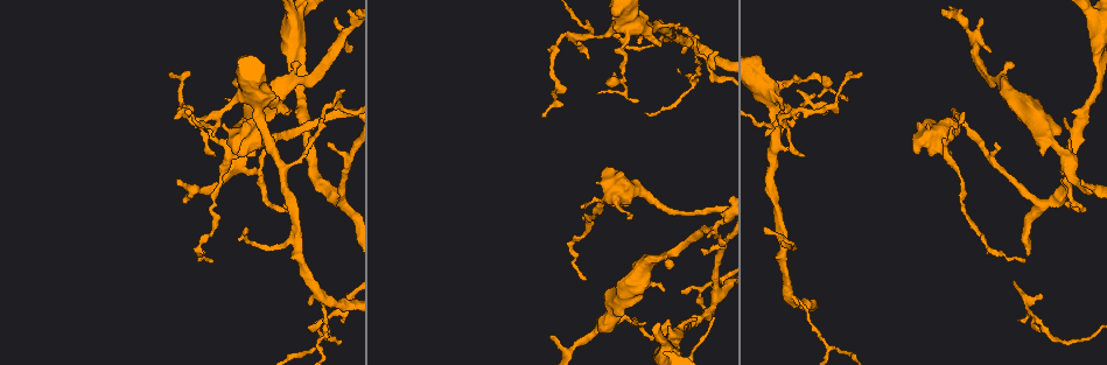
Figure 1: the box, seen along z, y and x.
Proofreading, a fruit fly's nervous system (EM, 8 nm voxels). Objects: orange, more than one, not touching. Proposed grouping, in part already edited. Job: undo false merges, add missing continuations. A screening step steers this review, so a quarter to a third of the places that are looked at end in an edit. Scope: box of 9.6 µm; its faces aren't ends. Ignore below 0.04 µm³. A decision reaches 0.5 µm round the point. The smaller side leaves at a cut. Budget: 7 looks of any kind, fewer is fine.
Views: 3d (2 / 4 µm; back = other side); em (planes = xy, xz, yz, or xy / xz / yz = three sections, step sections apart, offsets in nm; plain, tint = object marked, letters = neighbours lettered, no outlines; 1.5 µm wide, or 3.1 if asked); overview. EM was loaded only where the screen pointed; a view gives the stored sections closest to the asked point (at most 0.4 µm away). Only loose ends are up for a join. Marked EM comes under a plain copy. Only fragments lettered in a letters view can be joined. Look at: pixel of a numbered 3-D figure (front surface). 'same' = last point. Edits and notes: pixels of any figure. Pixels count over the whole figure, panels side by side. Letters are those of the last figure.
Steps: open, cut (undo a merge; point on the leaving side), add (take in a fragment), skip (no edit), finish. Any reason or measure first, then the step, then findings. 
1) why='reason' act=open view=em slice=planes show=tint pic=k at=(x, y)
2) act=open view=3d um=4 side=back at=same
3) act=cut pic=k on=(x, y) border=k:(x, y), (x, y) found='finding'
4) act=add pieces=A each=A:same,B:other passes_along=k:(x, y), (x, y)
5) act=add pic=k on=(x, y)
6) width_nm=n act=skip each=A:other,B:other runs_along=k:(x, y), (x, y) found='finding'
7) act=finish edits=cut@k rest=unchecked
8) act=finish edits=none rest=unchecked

why='thin end' act=open view=3d um=4 pic=1 at=(1025, 261)

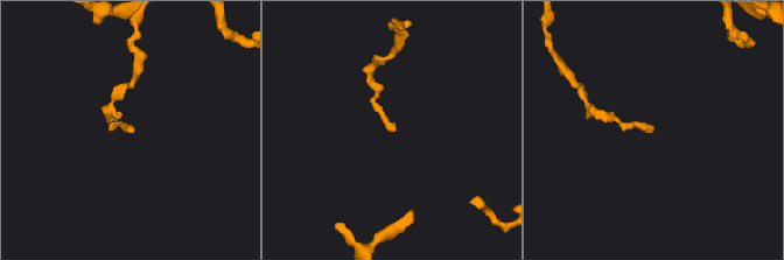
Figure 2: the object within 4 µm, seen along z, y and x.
act=open view=em slice=planes show=letters pic=2 at=(131, 132)

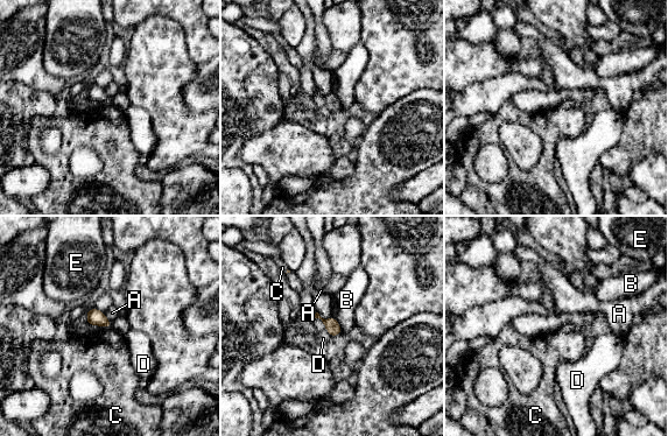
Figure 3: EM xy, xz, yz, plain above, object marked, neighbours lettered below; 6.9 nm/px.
act=skip each=A:other,B:other,C:other,D:other,E:other found='none of them fits'

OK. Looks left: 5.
why='an open end' act=open view=3d um=2 side=back pic=1 at=(964, 114)

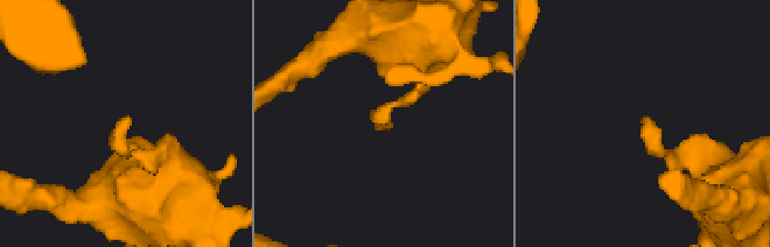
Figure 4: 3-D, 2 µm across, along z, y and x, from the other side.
why='now the EM' act=open view=em slice=xz step=8 show=letters pic=4 at=(644, 117)

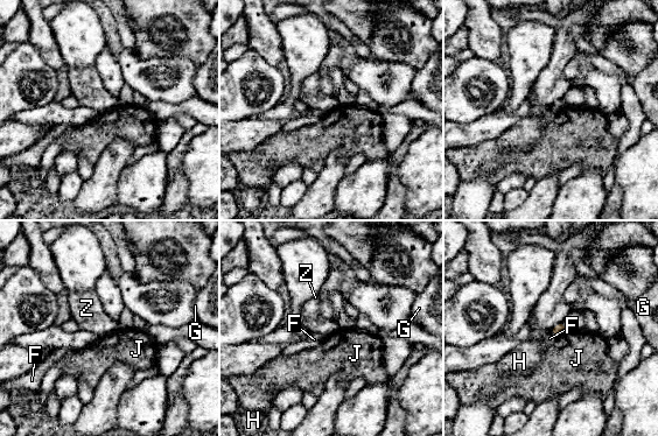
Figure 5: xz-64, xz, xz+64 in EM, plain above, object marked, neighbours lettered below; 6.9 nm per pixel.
why='cut it another way' act=open view=em slice=planes show=letters at=same

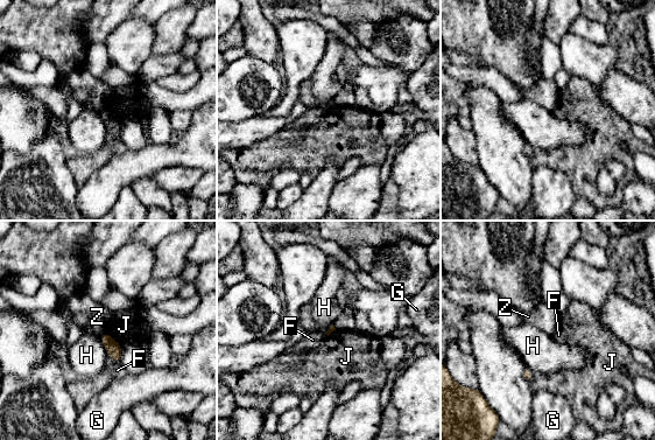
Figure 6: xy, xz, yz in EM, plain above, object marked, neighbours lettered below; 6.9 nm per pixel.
longest_contact=J:140nm act=skip each=F:other,G:other,H:other,J:other,Z:other border=6:(106, 332), (120, 344) found='no lettered fragment goes on from it'

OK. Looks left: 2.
act=finish edits=none rest=unchecked

